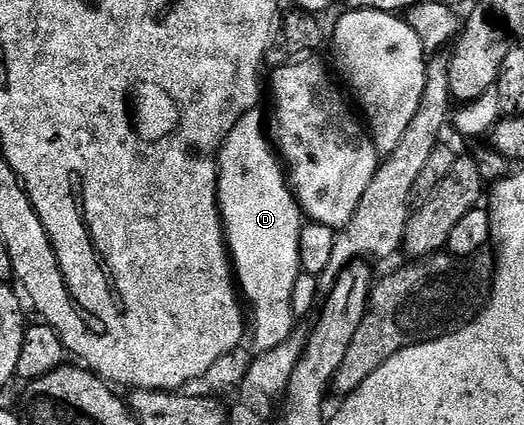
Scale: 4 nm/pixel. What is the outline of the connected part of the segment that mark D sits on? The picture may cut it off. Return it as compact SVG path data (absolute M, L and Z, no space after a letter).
M255 109L244 114L222 144L216 168L216 203L220 206L224 242L228 245L228 256L239 293L252 309L250 342L252 338L253 344L257 346L255 349L263 352L278 348L278 344L282 344L282 340L286 340L286 336L290 336L294 329L292 297L294 284L302 272L298 256L302 211L288 184L288 176L279 153L274 149L273 139L269 131L268 134L264 131L264 118L260 113L259 109Z

